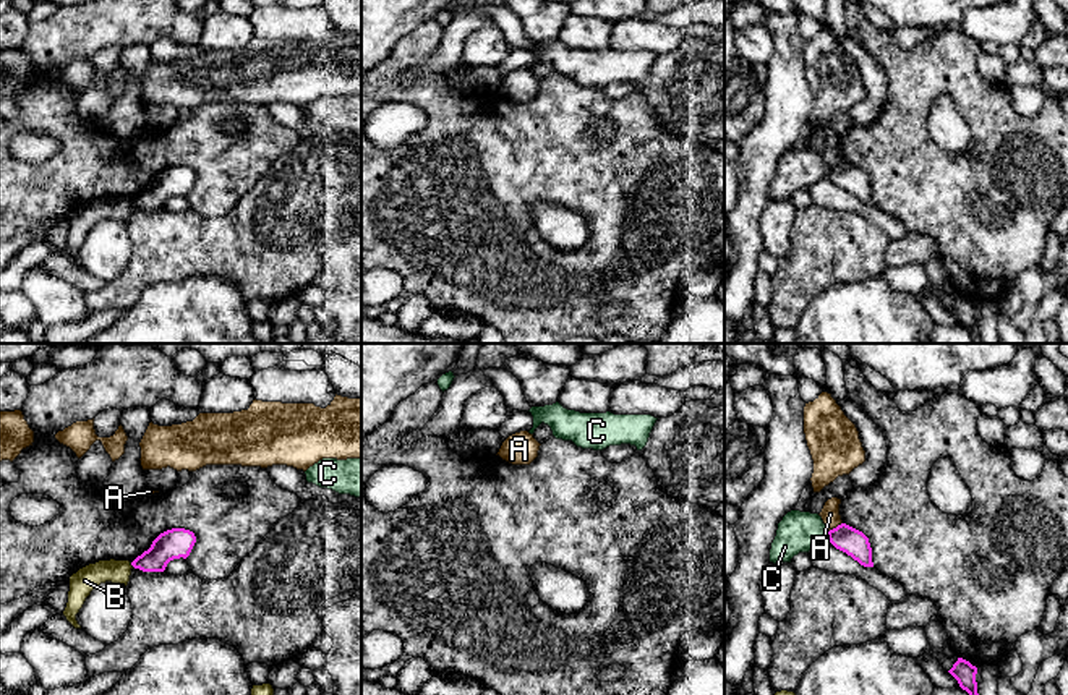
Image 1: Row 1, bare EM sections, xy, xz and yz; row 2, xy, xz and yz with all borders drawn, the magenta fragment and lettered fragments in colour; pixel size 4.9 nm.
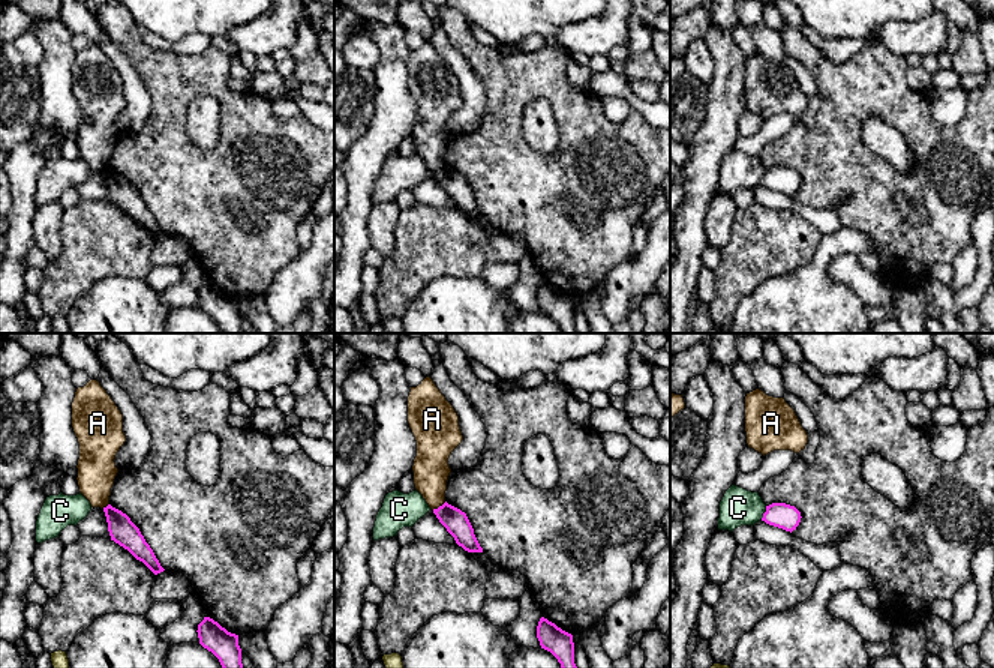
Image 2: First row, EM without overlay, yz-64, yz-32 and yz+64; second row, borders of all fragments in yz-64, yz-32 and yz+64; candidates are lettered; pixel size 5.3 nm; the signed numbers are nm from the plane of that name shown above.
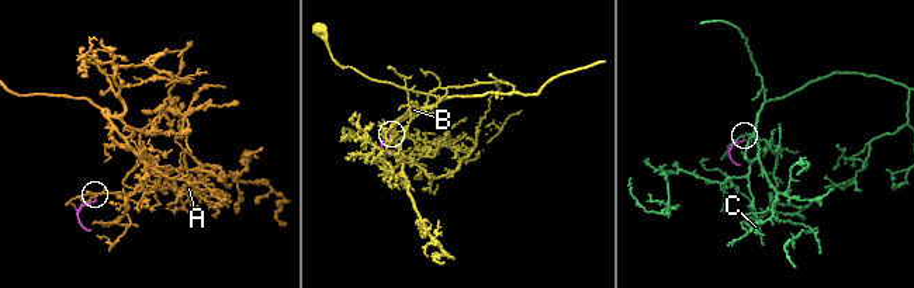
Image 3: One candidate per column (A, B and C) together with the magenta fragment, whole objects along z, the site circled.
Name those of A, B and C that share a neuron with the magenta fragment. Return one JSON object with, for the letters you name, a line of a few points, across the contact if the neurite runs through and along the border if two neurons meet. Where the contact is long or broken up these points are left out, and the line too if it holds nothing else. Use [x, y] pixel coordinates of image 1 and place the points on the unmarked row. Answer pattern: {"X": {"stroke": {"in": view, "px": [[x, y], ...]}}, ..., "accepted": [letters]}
{"accepted": []}

